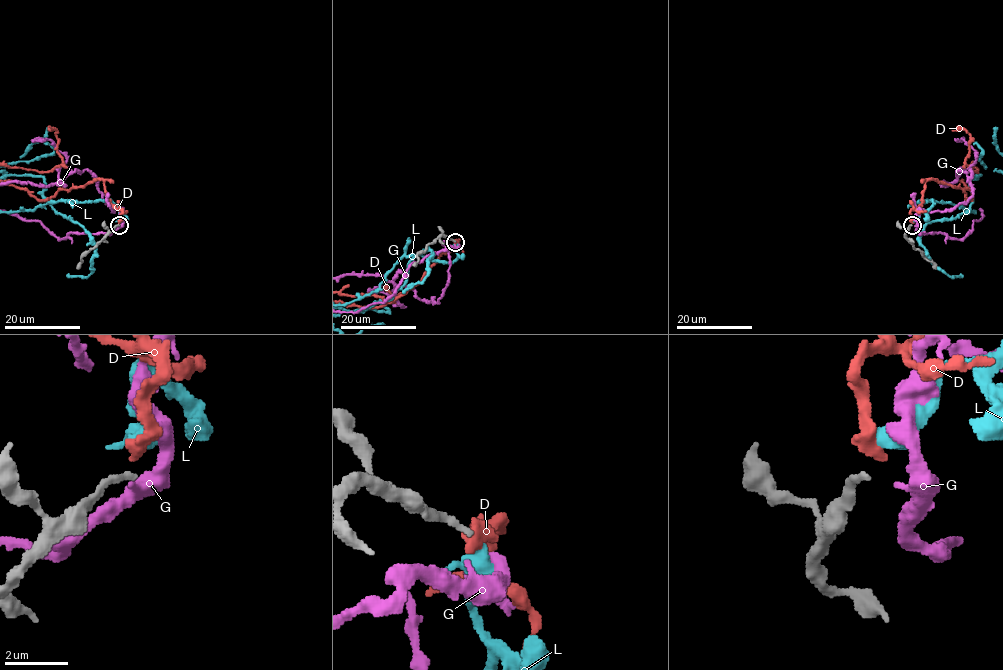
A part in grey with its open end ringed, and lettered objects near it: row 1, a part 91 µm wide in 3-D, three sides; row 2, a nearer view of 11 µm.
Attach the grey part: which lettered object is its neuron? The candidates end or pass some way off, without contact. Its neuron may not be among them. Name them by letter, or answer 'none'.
none

